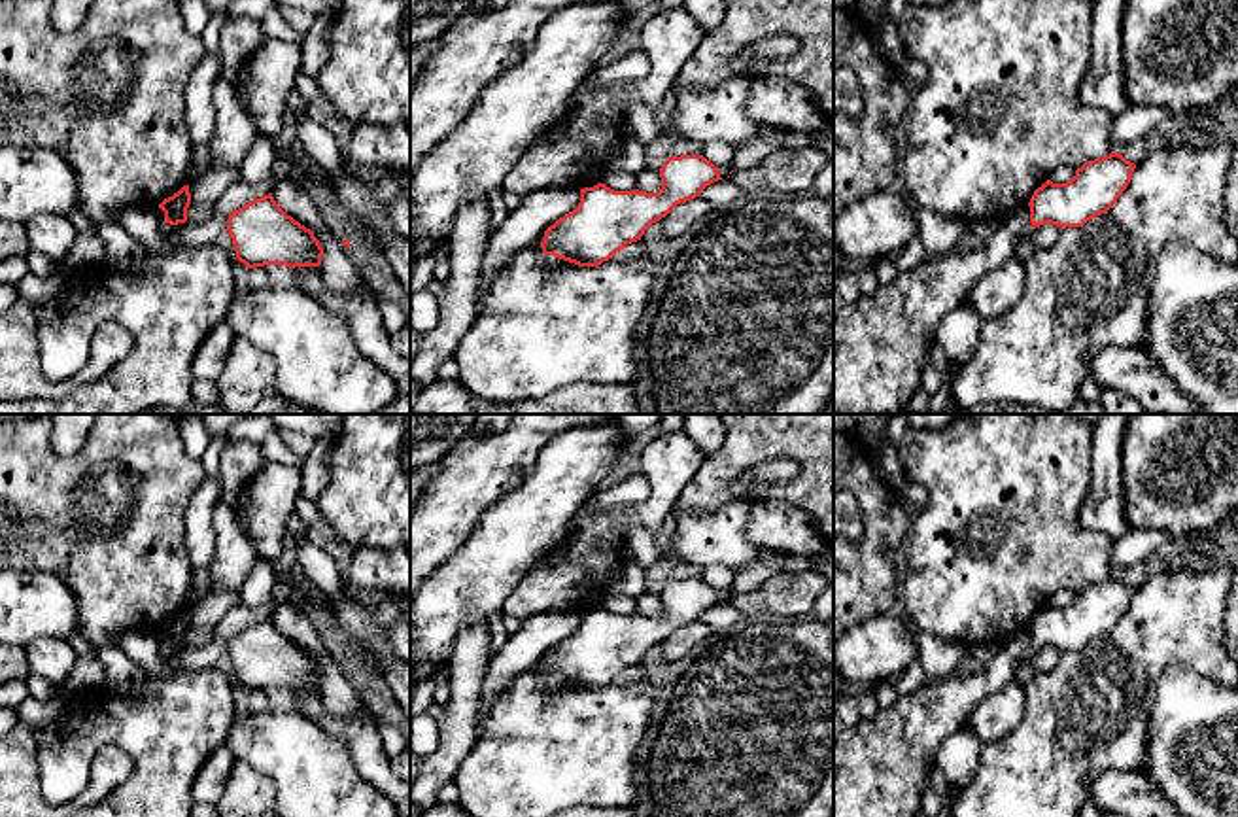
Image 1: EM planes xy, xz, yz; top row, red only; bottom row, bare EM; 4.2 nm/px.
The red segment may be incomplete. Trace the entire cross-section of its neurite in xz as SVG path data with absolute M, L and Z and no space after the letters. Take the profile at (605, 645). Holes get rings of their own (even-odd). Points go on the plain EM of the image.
M703 579L669 581L660 601L658 617L614 615L605 607L580 613L578 630L544 654L542 677L578 690L597 690L641 664L677 628L699 620L707 609L722 603Z

